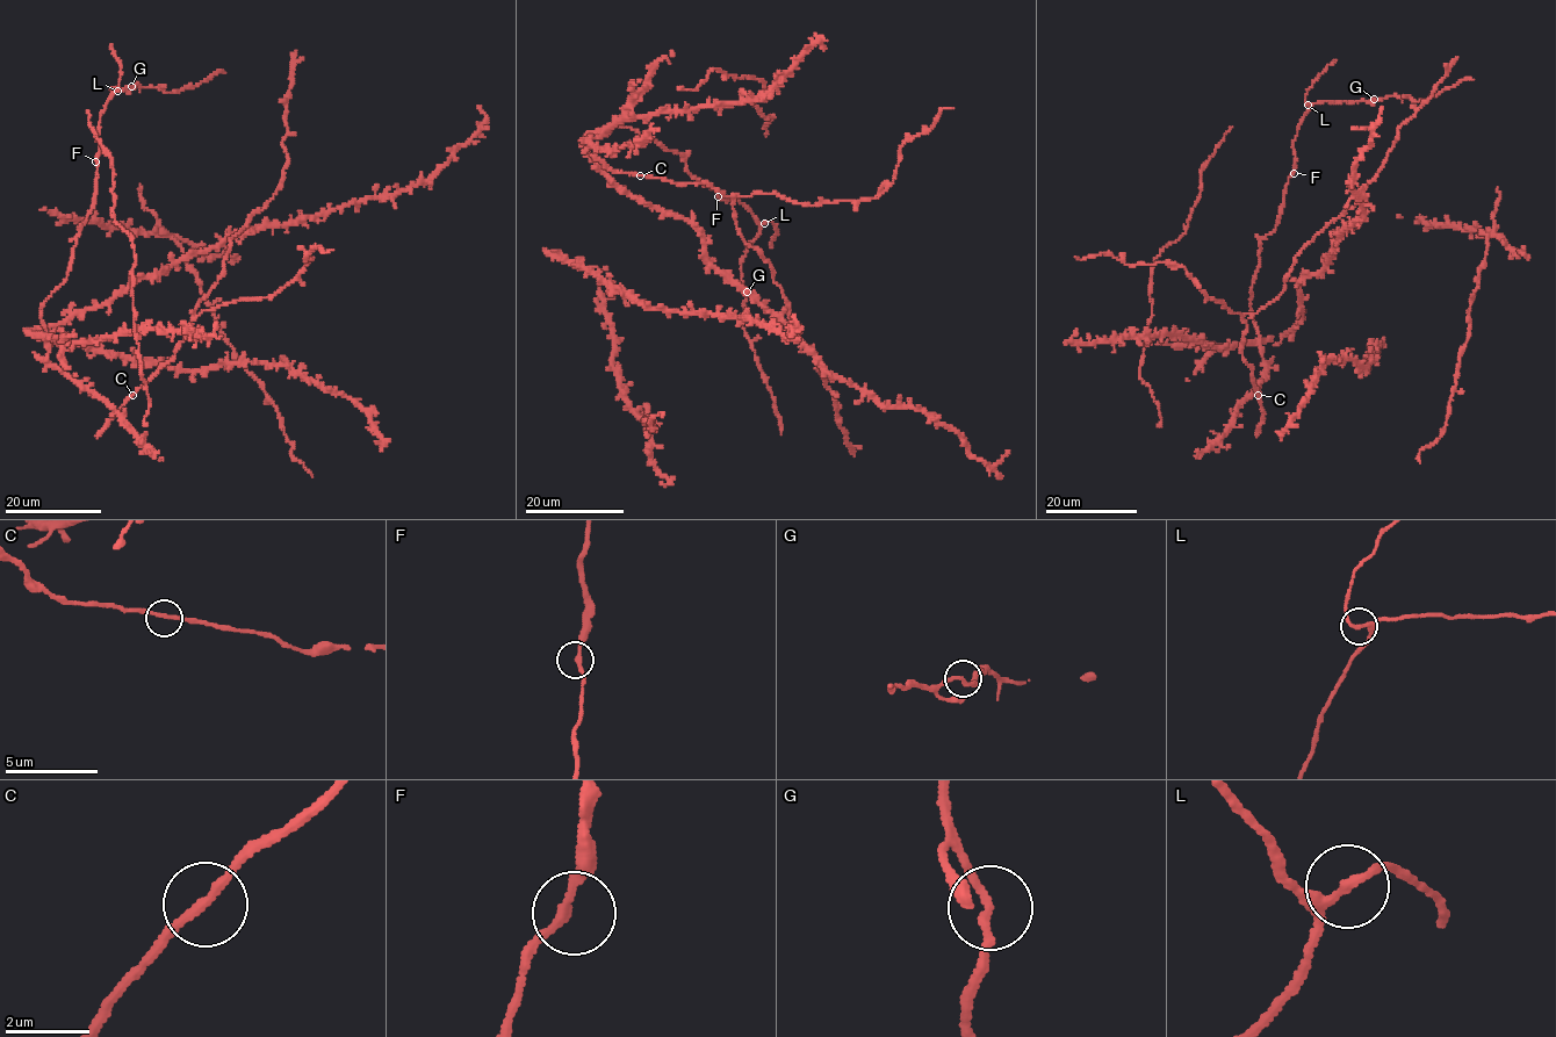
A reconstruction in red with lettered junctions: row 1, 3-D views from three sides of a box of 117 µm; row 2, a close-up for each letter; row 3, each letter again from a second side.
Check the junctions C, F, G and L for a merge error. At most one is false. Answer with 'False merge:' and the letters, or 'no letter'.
False merge: no letter

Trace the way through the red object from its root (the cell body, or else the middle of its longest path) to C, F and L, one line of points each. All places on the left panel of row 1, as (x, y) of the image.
C: (96, 304), (246, 232), (250, 217), (230, 238), (222, 276), (197, 302), (186, 340), (132, 395)
F: (96, 304), (64, 322), (24, 330), (47, 338), (42, 304), (66, 279), (73, 247), (94, 206), (95, 161)
L: (96, 304), (64, 322), (24, 330), (47, 338), (42, 304), (66, 279), (94, 206), (101, 113), (117, 91)

